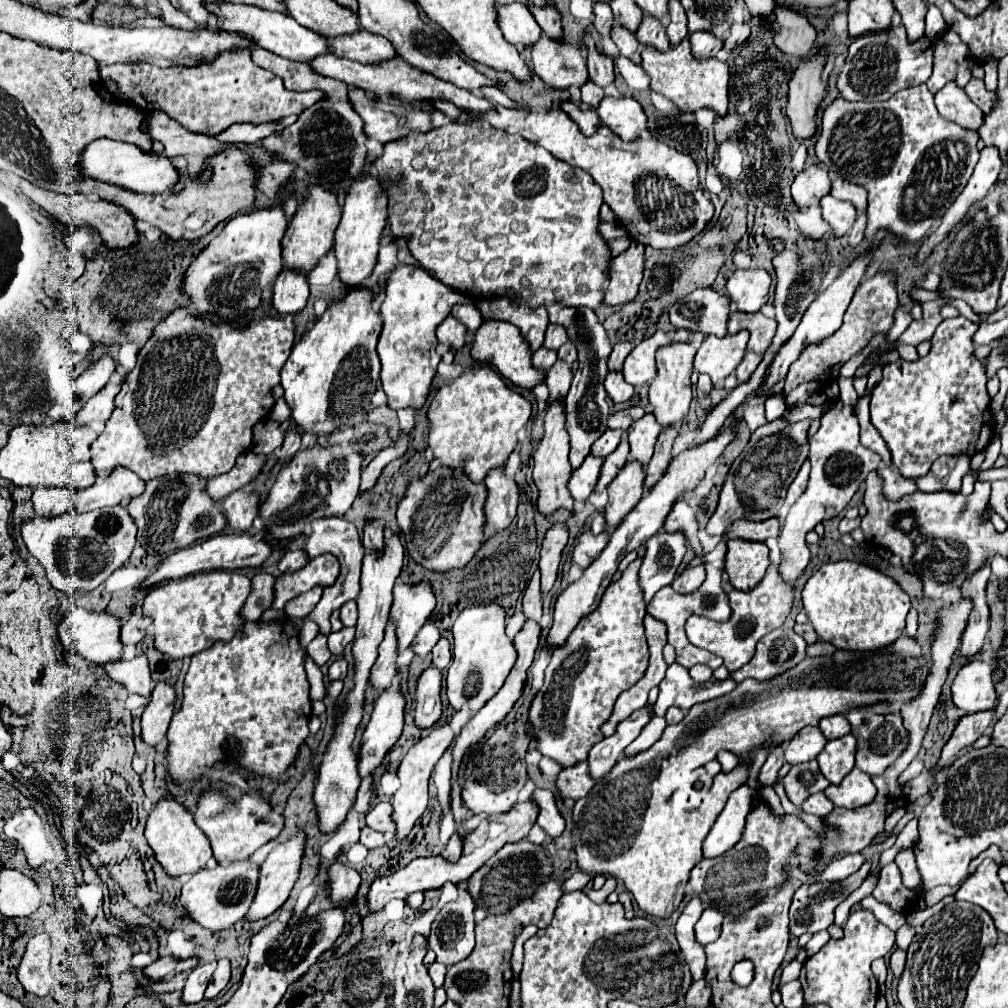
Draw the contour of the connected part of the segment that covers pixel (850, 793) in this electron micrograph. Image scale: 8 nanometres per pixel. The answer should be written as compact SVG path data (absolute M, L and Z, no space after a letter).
M859 768L851 770L841 784L837 786L829 786L825 790L825 796L835 804L835 806L841 806L841 808L857 808L857 806L863 806L863 804L869 804L873 798L875 798L877 790L871 782L871 778L861 772Z

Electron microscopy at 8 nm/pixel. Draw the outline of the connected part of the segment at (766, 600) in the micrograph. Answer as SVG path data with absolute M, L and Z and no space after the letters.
M777 560L771 562L765 578L753 590L749 590L749 592L731 590L729 592L731 608L733 608L733 614L731 614L729 622L715 622L715 620L703 618L703 616L691 616L687 620L685 632L687 632L689 642L699 646L699 648L705 648L705 650L709 650L709 652L713 652L717 656L721 656L723 666L731 674L735 670L739 670L741 666L745 666L753 658L755 644L765 634L779 628L785 622L787 614L789 614L789 608L791 608L791 602L793 602L793 586L787 586L785 582L781 582L781 578L777 574L777 566L779 566Z

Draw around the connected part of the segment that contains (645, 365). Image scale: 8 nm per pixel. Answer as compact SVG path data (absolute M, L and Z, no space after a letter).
M661 330L655 332L651 338L643 340L641 344L637 344L623 364L625 380L633 386L643 386L645 382L651 382L657 374L655 352L659 350L659 346L667 344L671 344L671 338Z

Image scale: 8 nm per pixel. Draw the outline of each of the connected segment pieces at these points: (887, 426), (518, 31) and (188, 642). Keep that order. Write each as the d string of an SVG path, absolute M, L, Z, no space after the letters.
M957 316L953 320L943 320L935 334L933 334L933 346L931 352L925 358L919 358L917 362L891 362L883 368L881 382L871 392L871 422L887 442L893 466L905 476L905 478L919 478L925 476L933 464L935 458L943 454L959 454L969 452L975 454L983 450L991 438L993 430L987 420L989 414L989 396L985 388L985 370L983 362L971 358L973 356L973 334L977 330L977 324L971 320Z
M519 2L511 6L497 6L497 14L499 14L499 26L509 44L517 48L531 48L541 38L539 24L535 22L527 6Z
M213 570L213 572L203 572L189 576L185 580L173 580L161 586L155 586L149 590L149 594L143 600L141 614L145 618L151 618L151 626L147 628L147 634L153 634L155 638L155 650L169 656L171 660L185 660L187 656L191 658L193 654L211 648L215 642L231 642L235 636L245 636L243 634L243 624L247 622L241 614L243 604L247 602L251 594L251 580L243 574L237 572L227 572L227 570Z

